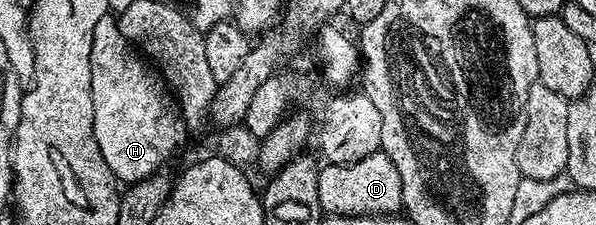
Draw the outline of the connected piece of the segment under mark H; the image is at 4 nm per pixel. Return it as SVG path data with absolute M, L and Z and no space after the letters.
M111 17L97 21L97 29L93 29L91 92L93 133L116 180L130 185L156 174L186 141L187 122L163 76L148 66Z

